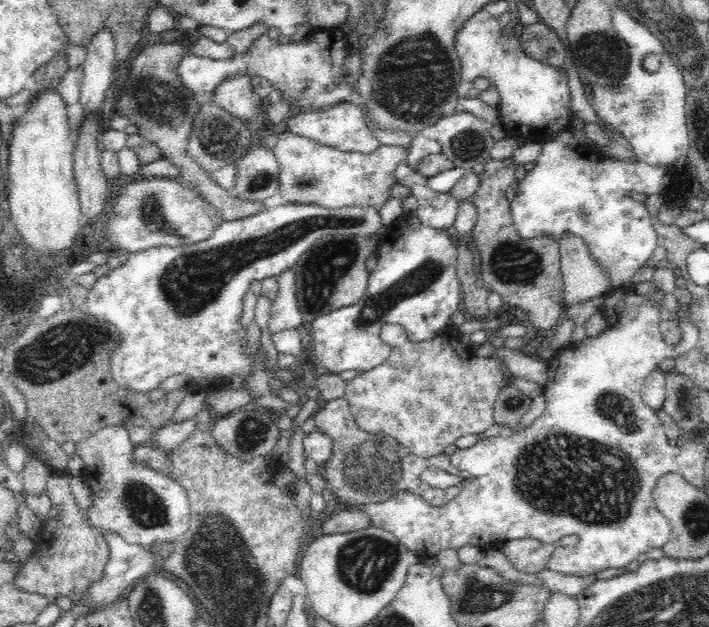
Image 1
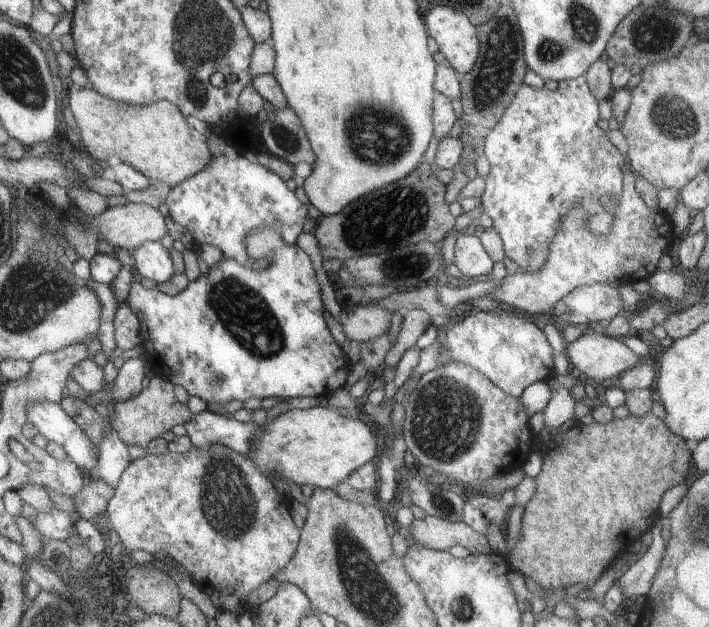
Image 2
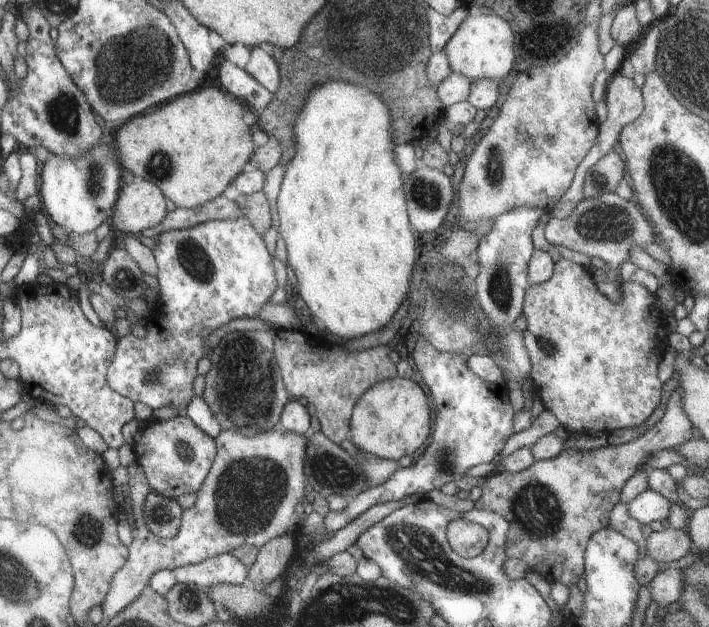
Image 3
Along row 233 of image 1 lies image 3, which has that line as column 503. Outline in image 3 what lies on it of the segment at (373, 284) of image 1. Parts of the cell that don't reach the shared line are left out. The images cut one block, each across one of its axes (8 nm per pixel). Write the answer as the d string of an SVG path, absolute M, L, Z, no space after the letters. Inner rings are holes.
M424 337L415 338L412 347L416 372L433 401L433 440L421 458L416 460L416 464L400 468L385 484L358 494L344 510L328 512L328 516L324 518L327 532L338 532L374 506L440 489L444 484L464 477L464 472L469 468L495 462L508 439L514 434L516 413L509 402L505 385L498 386L482 381L469 368L468 357L462 357L461 353L434 349Z

